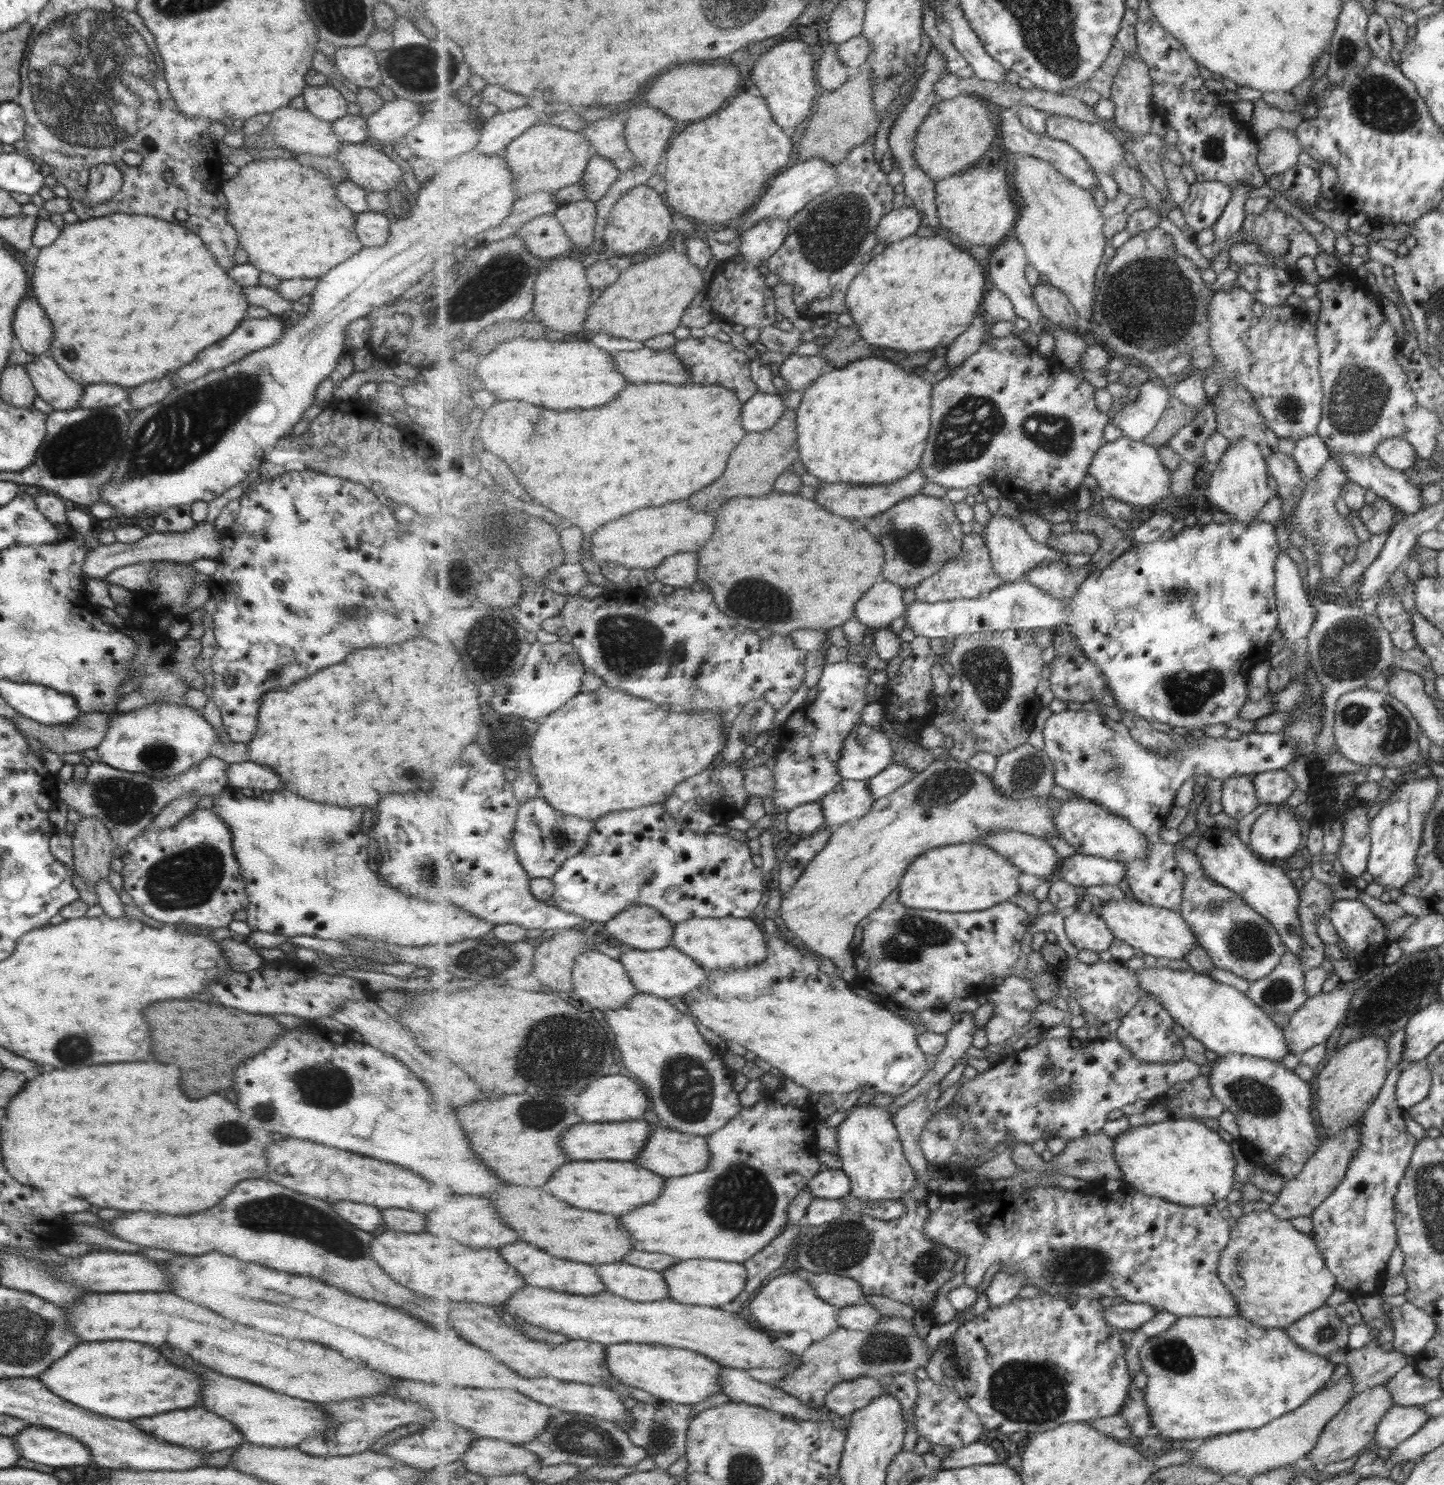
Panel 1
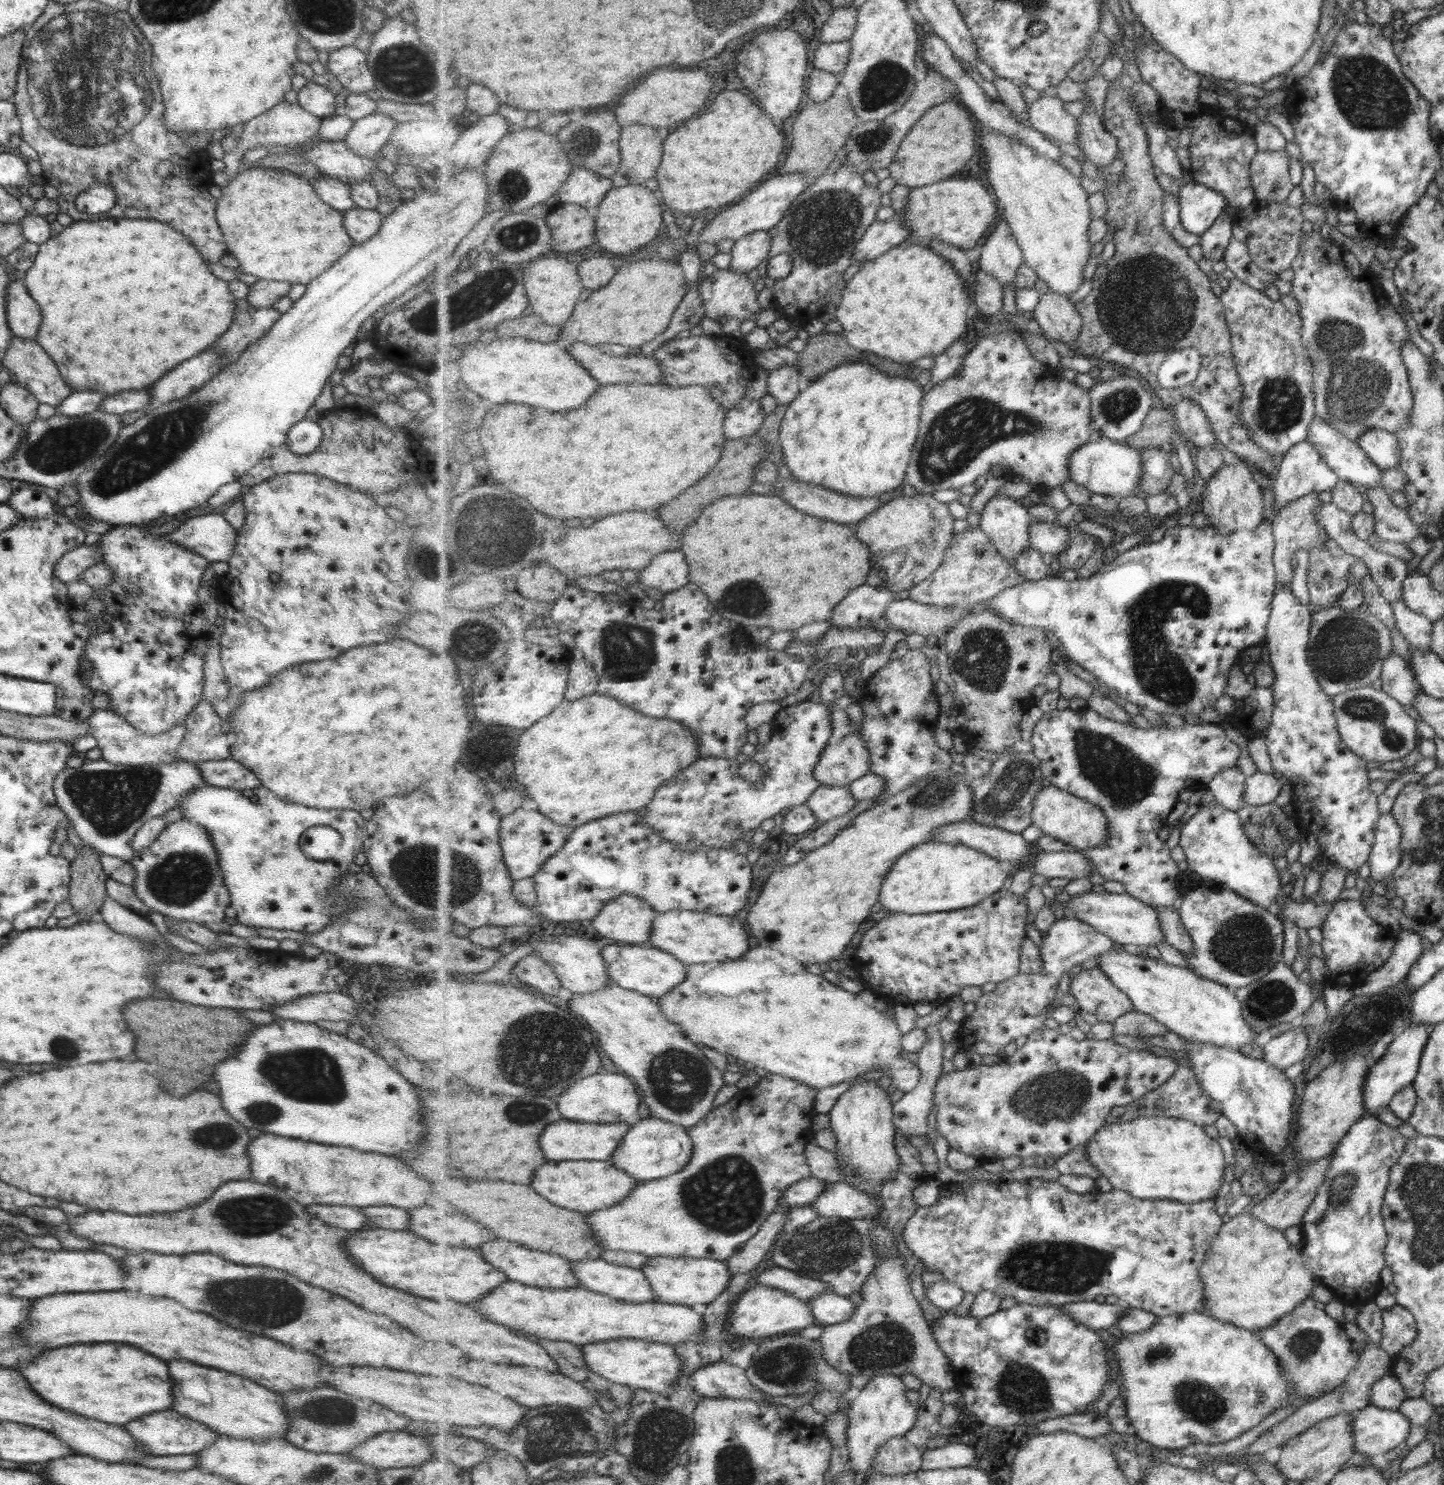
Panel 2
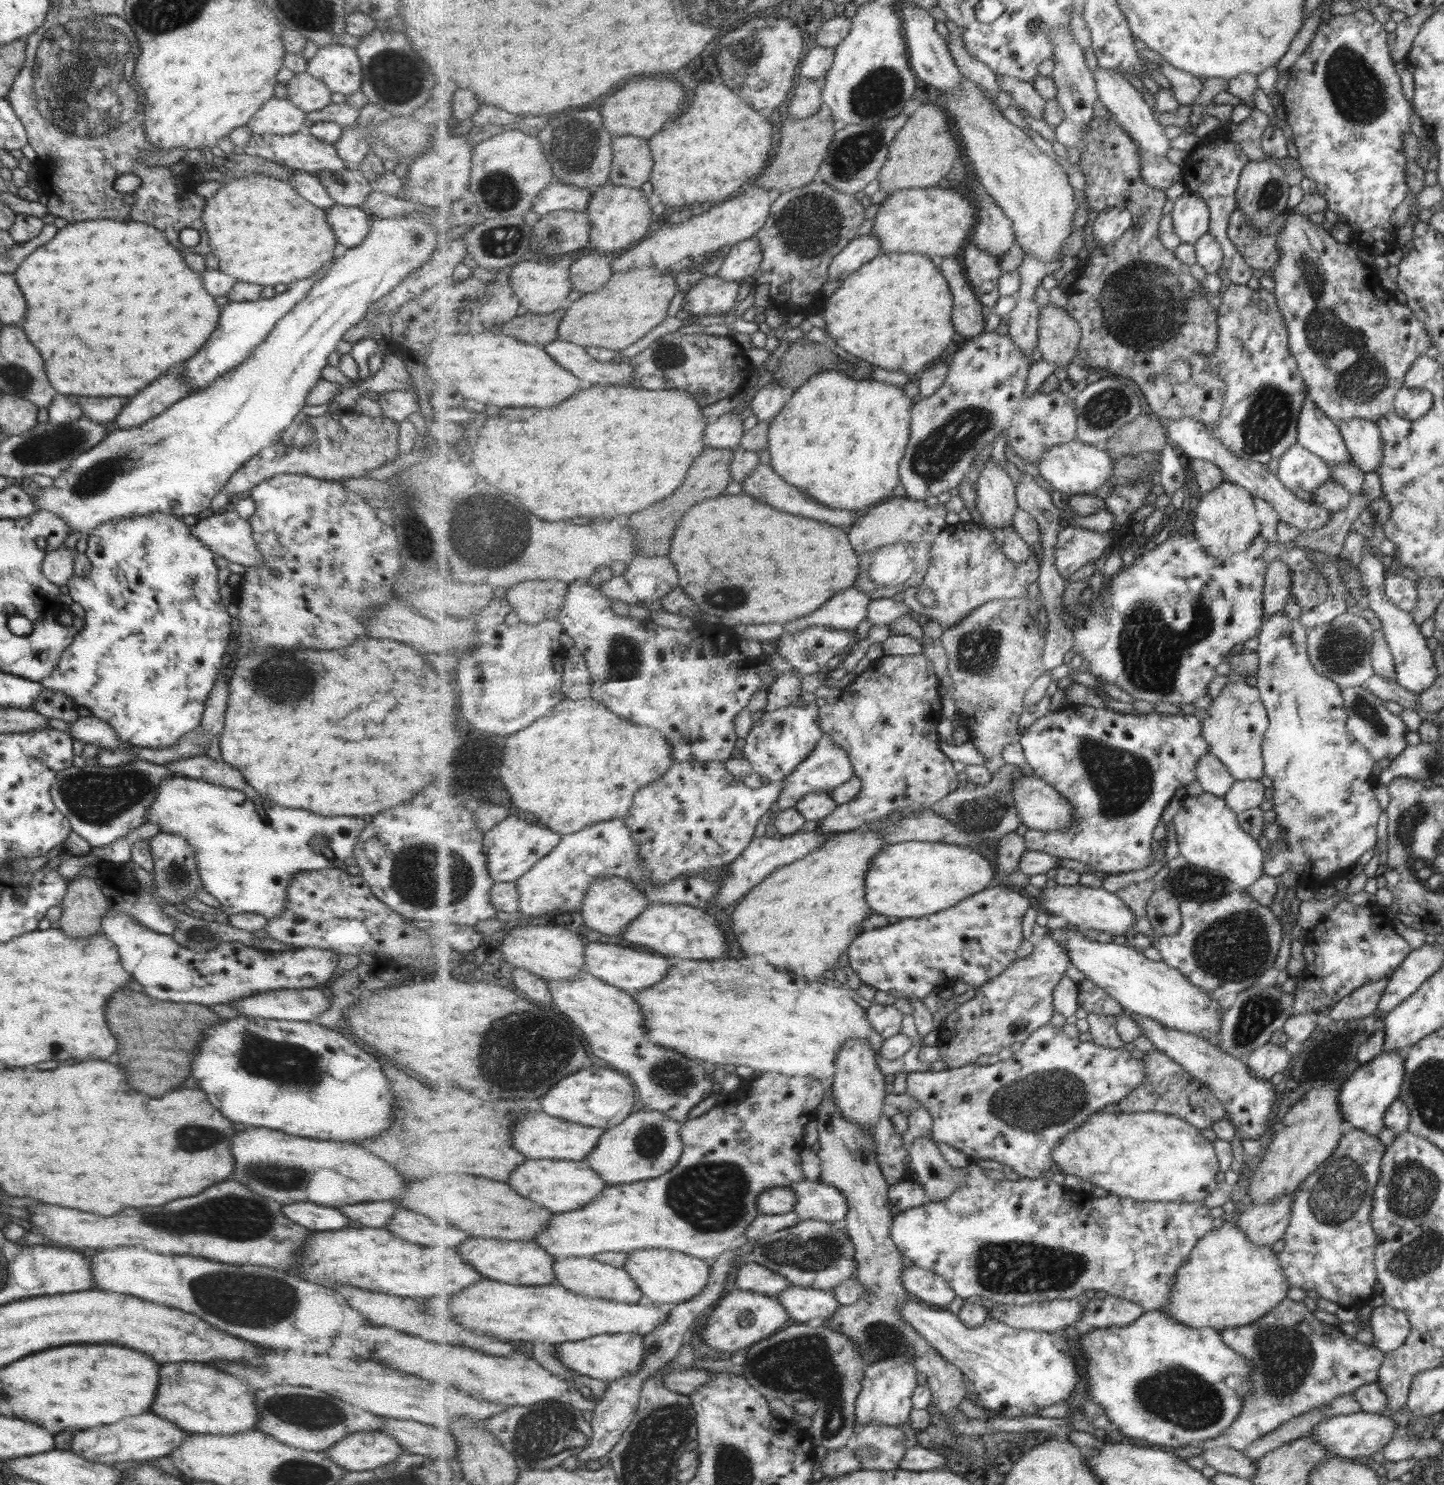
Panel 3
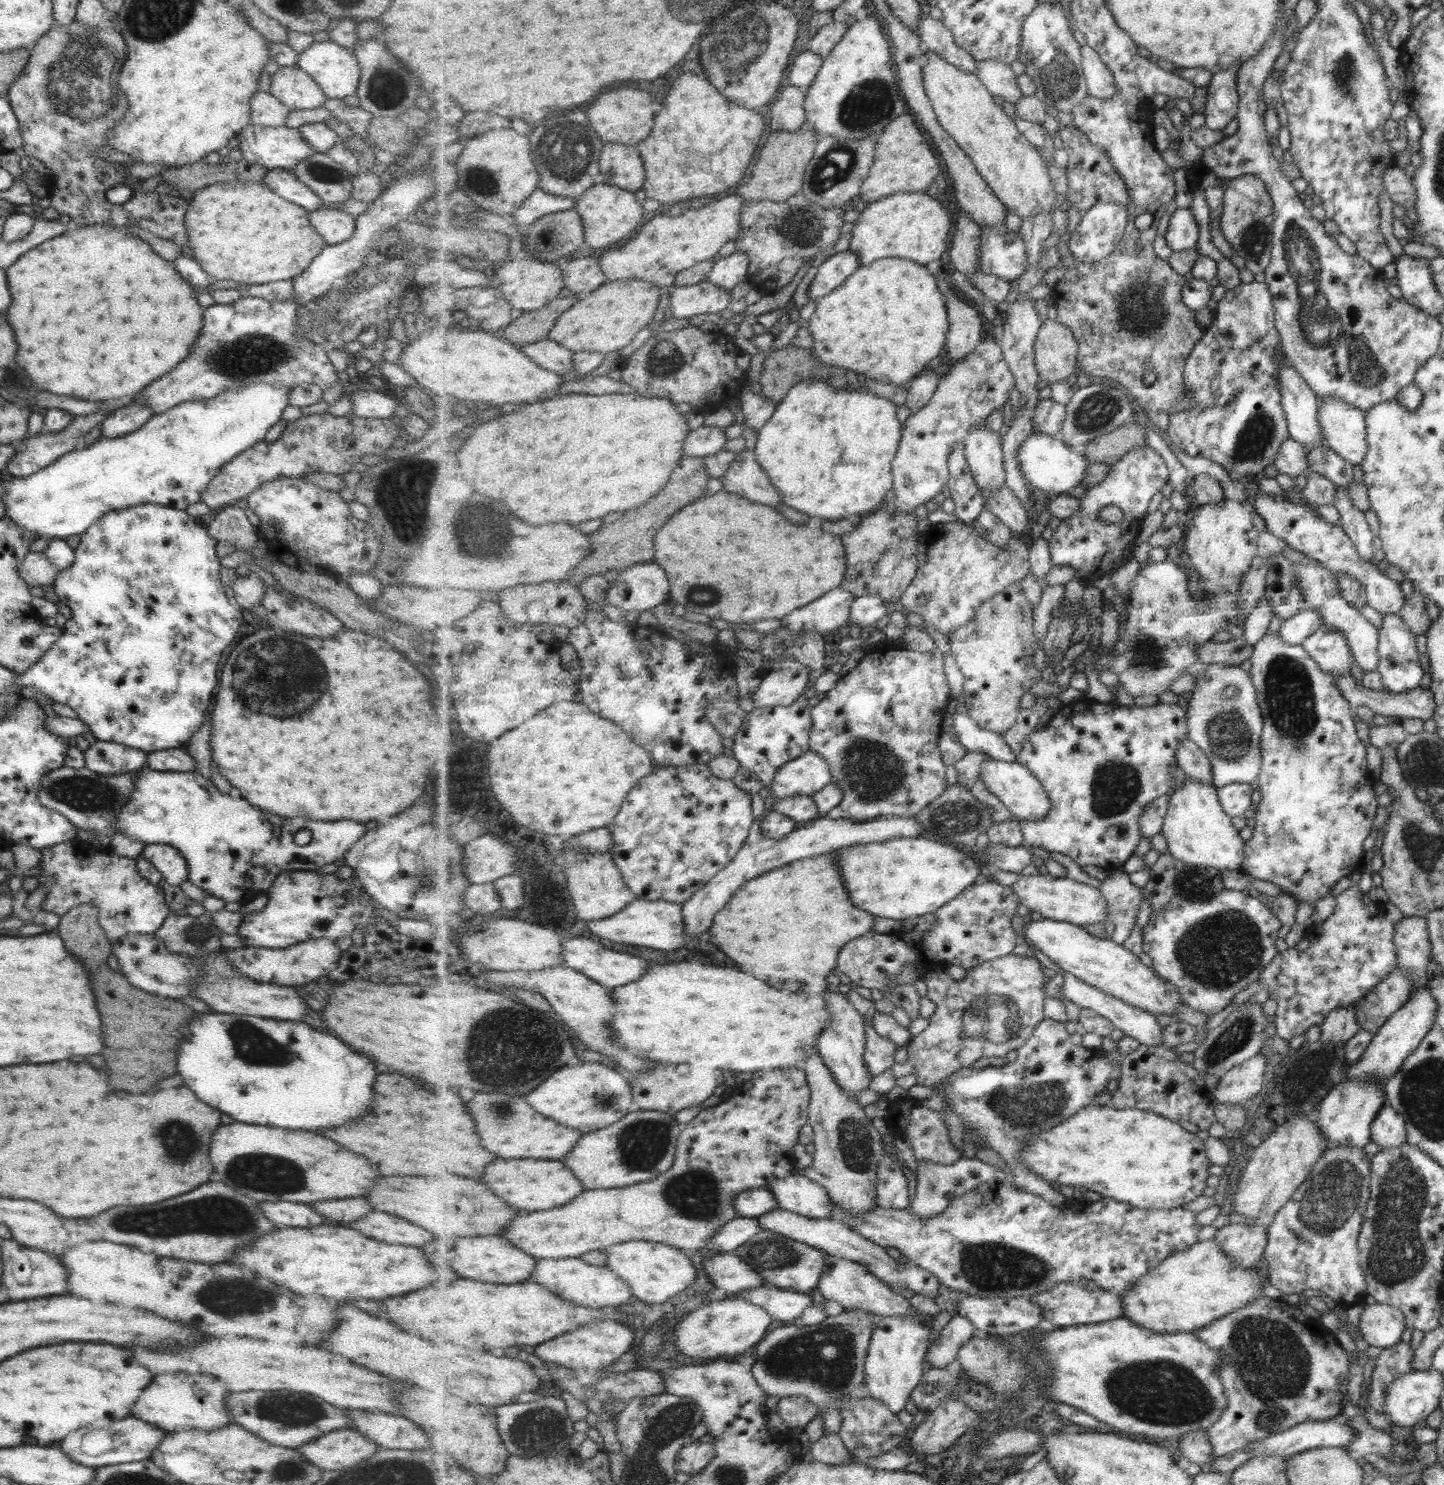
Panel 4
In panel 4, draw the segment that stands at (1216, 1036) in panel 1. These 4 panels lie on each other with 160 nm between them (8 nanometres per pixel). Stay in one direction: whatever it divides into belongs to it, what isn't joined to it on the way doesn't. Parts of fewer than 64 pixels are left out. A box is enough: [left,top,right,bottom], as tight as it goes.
[1024,918,1185,1020]

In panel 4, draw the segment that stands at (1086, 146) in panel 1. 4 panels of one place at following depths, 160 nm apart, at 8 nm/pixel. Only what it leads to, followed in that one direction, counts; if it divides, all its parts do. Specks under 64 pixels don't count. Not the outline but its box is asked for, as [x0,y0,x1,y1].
[977,59,1024,104]

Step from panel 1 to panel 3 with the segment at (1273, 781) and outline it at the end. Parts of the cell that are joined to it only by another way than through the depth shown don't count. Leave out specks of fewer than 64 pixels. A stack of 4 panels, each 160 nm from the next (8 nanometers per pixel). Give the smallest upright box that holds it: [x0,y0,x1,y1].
[1224,779,1266,813]

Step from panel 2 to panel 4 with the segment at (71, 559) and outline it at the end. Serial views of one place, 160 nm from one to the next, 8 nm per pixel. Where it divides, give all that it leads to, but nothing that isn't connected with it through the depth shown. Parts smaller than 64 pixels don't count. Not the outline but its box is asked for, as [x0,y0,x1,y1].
[16,551,56,586]

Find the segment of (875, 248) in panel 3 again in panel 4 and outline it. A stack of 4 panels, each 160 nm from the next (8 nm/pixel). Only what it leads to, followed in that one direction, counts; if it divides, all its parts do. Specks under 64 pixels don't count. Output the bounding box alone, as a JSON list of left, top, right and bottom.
[807,249,860,303]

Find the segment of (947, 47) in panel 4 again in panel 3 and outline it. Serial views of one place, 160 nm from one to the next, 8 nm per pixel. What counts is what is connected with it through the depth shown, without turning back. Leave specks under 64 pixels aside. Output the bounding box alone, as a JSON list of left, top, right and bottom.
[946,34,1003,94]

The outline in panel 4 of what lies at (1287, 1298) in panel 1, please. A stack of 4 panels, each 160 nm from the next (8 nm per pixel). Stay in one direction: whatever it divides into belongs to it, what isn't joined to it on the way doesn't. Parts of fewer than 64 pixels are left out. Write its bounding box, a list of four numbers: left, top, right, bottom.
[1122,1237,1261,1333]

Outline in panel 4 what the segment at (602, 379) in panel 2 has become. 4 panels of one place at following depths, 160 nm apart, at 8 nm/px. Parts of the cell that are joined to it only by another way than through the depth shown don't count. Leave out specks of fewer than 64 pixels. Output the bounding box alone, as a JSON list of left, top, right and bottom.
[520,339,575,374]

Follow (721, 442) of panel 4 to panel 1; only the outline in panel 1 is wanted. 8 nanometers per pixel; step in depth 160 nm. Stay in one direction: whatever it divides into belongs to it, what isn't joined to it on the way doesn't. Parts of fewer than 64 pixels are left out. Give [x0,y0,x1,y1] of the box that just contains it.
[744,392,787,433]

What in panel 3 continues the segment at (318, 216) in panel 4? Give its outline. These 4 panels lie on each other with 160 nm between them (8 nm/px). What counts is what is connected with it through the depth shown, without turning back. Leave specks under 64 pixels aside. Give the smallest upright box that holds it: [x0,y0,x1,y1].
[324,205,370,248]

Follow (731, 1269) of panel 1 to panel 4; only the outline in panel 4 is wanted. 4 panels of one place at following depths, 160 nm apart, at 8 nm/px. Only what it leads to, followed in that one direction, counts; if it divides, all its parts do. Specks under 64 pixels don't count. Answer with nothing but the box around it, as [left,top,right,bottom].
[603,1241,697,1302]

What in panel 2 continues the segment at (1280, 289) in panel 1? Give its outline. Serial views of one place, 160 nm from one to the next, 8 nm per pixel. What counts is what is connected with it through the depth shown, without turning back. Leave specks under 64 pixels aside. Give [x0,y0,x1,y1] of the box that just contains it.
[1224,237,1278,293]

